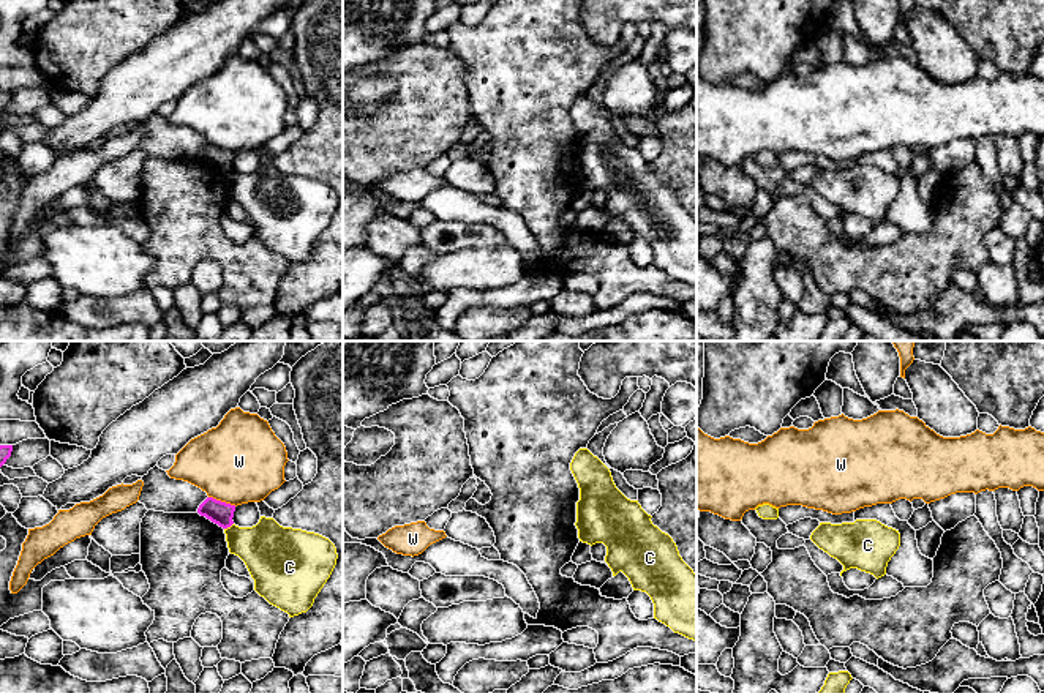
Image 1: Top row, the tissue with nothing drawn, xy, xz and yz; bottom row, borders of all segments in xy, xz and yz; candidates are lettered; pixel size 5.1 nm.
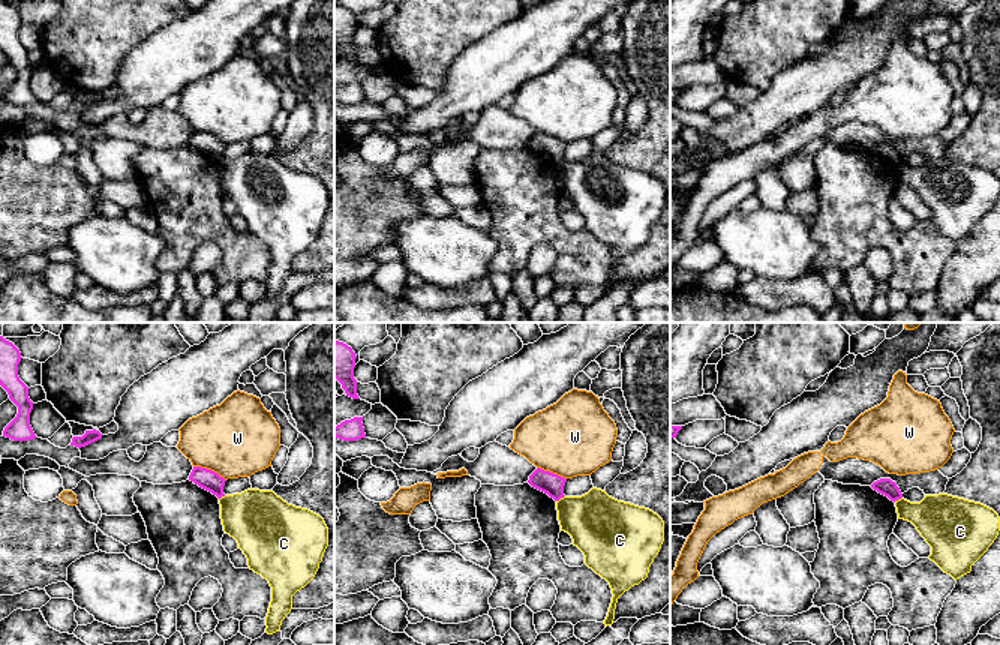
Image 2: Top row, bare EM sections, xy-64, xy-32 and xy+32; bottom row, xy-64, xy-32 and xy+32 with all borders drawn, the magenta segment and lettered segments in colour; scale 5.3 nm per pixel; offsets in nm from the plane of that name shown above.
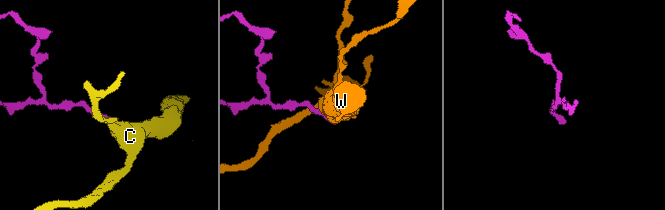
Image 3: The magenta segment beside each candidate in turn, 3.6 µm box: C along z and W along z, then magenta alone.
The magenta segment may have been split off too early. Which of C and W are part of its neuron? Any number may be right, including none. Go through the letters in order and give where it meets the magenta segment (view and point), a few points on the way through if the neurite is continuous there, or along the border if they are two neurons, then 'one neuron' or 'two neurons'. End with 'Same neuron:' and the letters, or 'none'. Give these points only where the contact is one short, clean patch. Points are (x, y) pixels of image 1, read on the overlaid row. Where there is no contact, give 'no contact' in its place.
C: meets magenta in xy at (228, 526); border along xy (232, 523), (225, 529); two neurons
W: meets magenta in xy at (223, 502); border along xy (209, 496), (236, 505); two neurons
Same neuron: none

